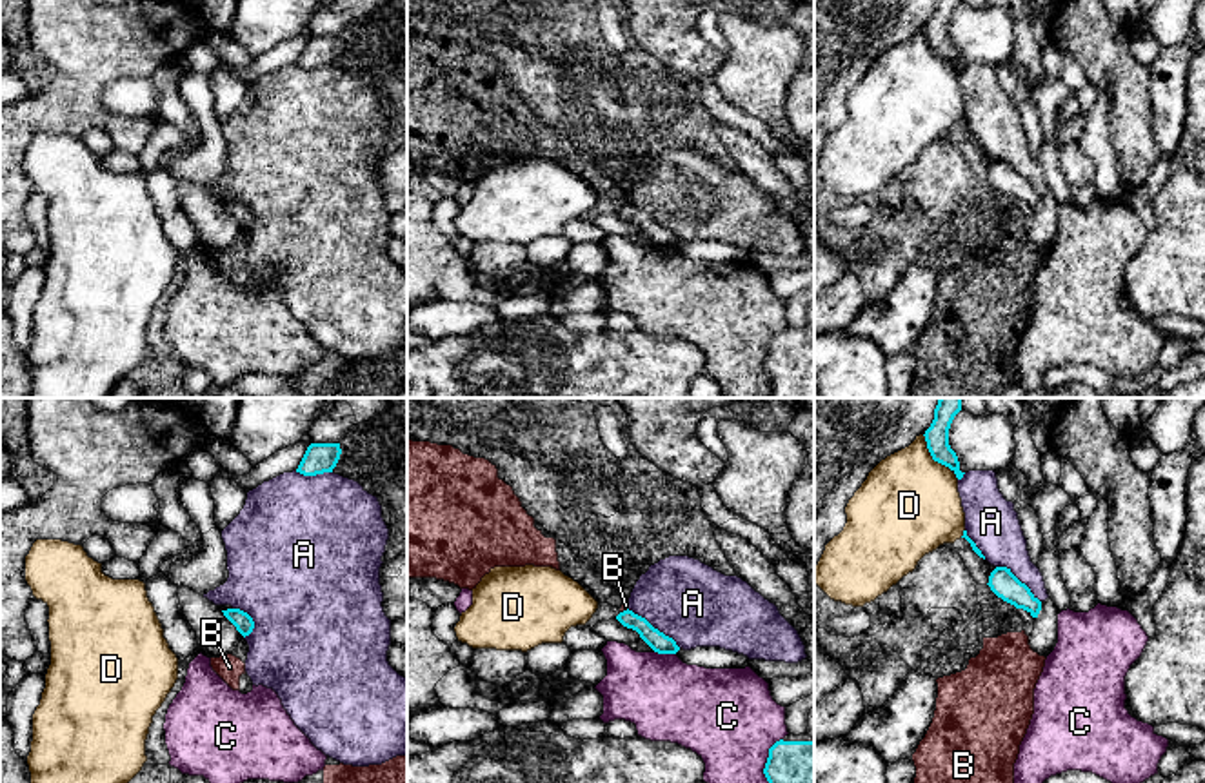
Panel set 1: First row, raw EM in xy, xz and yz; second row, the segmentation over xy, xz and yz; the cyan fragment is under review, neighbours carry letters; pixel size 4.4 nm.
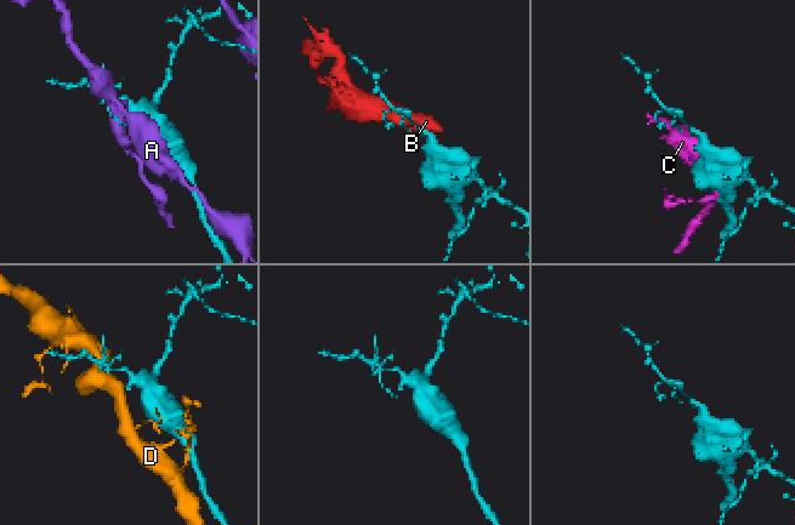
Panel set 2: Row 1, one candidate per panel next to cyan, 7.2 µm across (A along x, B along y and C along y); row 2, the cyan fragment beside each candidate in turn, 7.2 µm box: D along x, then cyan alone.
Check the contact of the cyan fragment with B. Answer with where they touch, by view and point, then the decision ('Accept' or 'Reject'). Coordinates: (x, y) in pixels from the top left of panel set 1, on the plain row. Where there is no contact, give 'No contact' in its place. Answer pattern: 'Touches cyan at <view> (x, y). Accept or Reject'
Touches cyan at xz (624, 204). Reject

